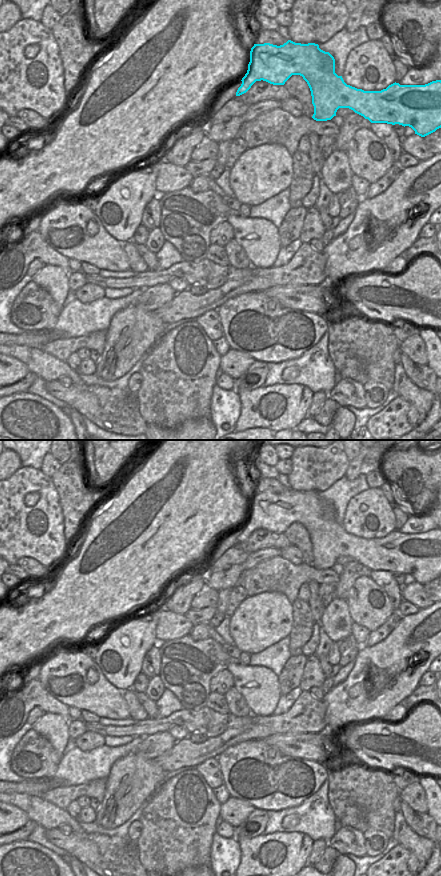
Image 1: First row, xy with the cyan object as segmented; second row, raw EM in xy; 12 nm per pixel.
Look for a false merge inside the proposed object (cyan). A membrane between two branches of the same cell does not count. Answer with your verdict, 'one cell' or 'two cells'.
one cell

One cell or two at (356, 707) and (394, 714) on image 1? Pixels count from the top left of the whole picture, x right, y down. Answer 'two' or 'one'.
two

